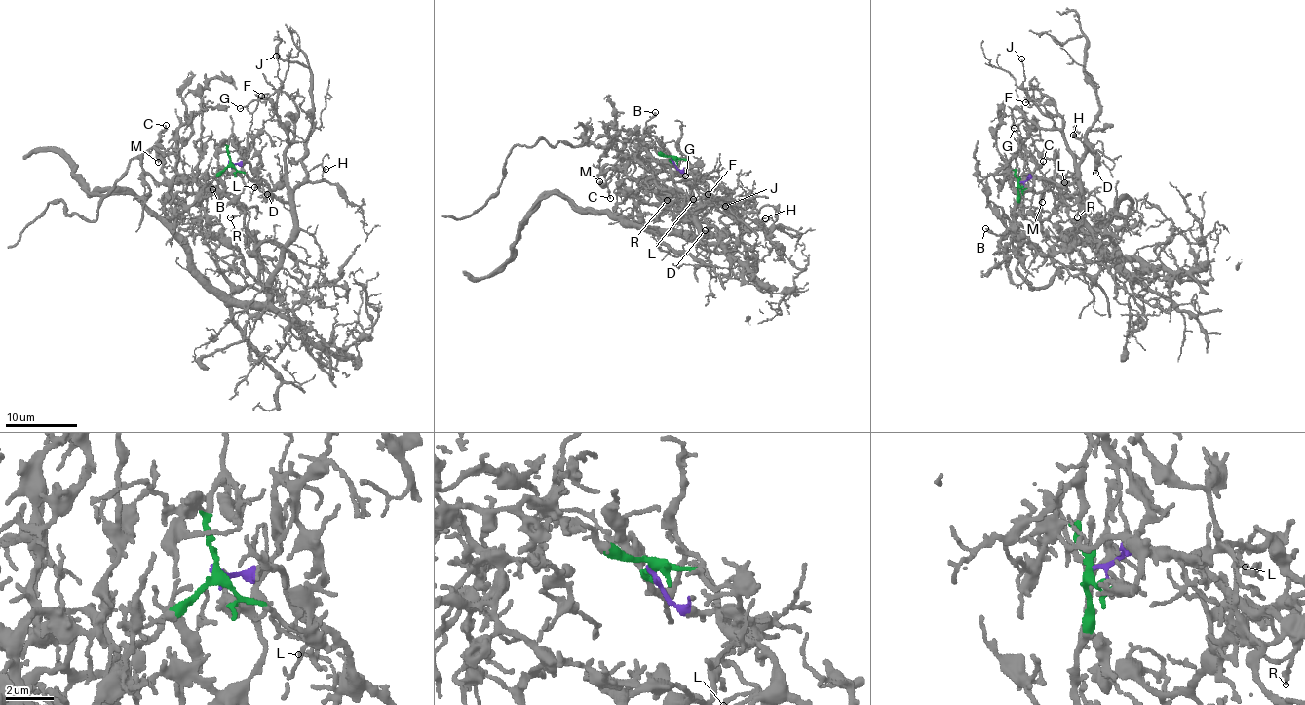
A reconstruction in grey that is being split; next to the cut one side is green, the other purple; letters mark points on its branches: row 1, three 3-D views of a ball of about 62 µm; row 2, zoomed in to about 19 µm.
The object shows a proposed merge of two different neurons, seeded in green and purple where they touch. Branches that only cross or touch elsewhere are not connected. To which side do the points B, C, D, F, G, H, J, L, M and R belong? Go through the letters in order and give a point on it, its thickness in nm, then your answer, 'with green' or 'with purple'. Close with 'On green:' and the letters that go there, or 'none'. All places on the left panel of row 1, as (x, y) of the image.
B: (212, 189) | 300 nm | with green
C: (166, 125) | 150 nm | with green
D: (267, 194) | 240 nm | with purple
F: (261, 96) | 120 nm | with purple
G: (240, 108) | 110 nm | with purple
H: (326, 169) | 130 nm | with purple
J: (276, 56) | 130 nm | with purple
L: (254, 187) | 120 nm | with purple
M: (158, 162) | 320 nm | with green
R: (230, 217) | 140 nm | with green
On green: B, C, M, R

